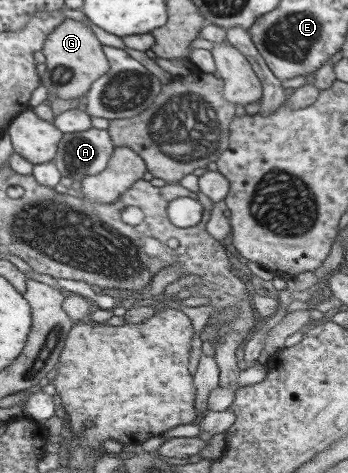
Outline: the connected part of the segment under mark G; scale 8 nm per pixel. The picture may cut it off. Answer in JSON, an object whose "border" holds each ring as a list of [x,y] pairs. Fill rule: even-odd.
{"border":[[[65,18],[44,42],[41,53],[45,57],[46,76],[41,83],[51,98],[71,99],[84,96],[93,82],[108,71],[108,60],[91,28],[85,23]]]}

